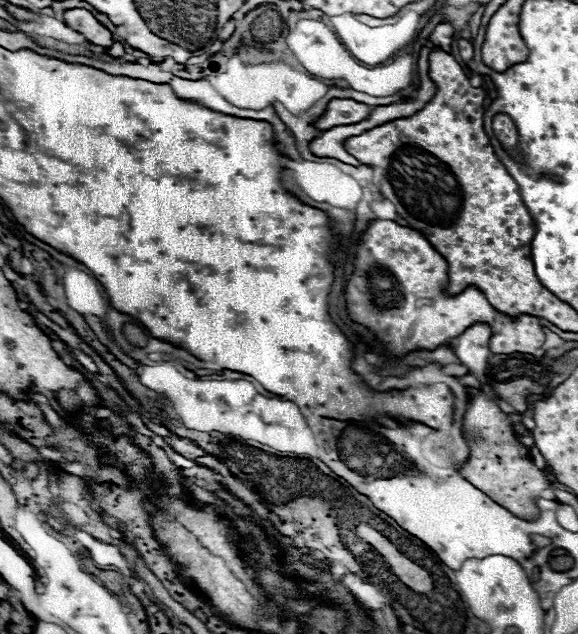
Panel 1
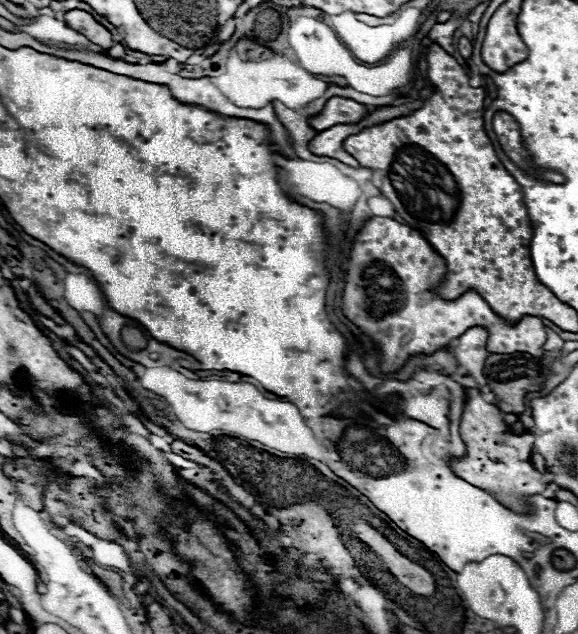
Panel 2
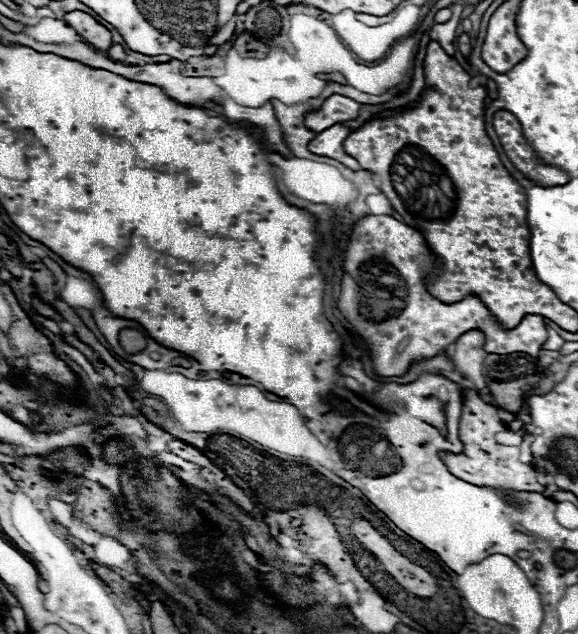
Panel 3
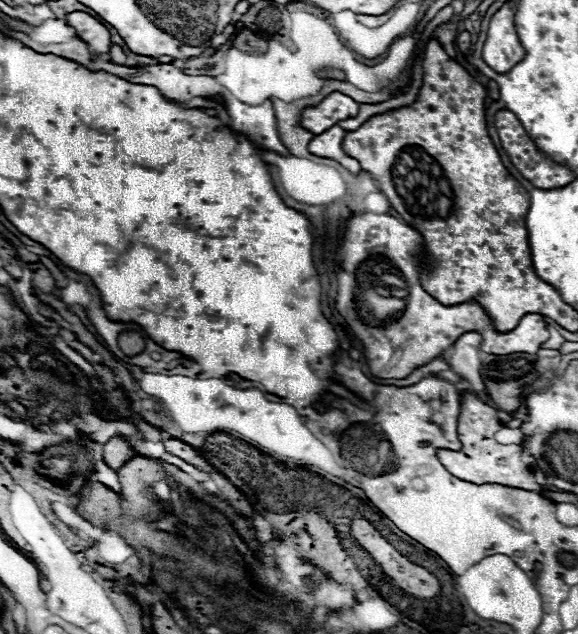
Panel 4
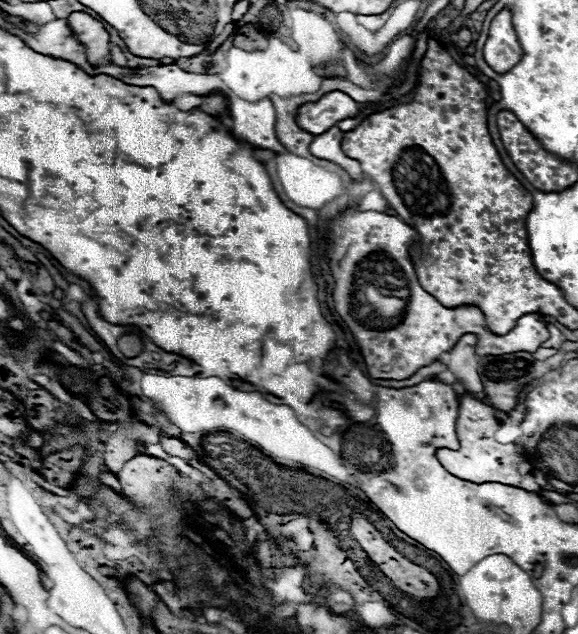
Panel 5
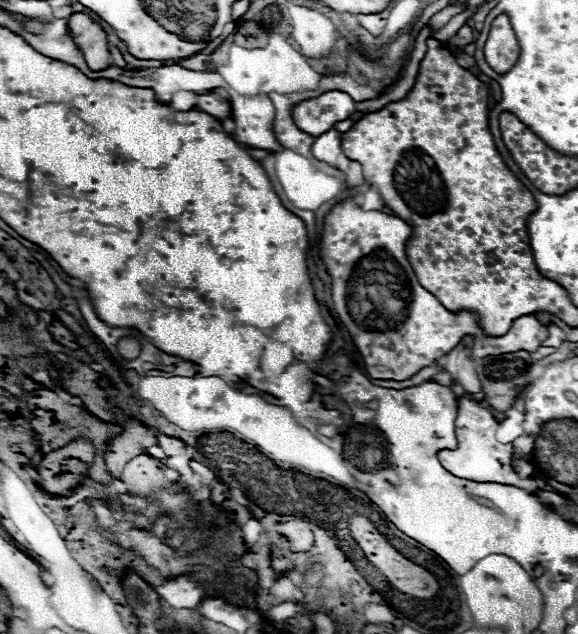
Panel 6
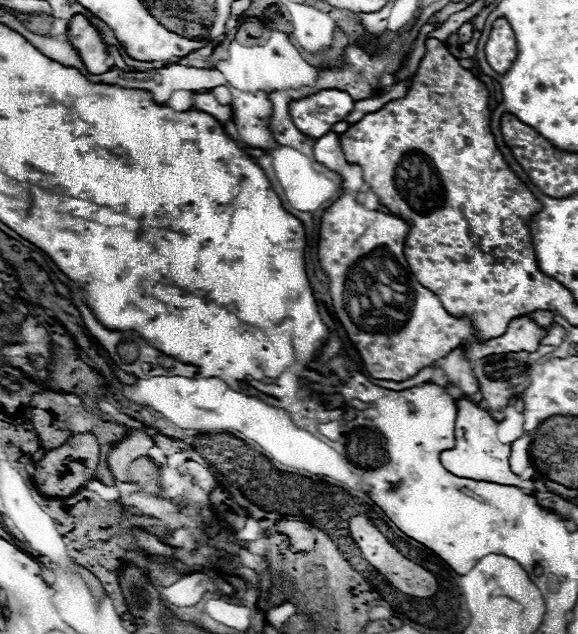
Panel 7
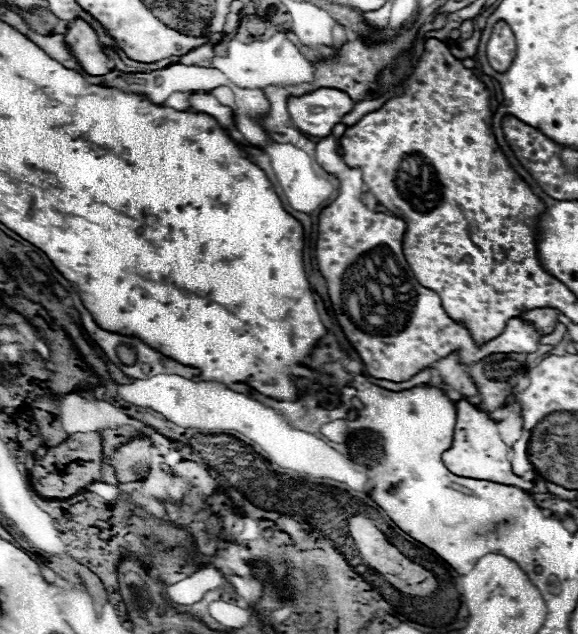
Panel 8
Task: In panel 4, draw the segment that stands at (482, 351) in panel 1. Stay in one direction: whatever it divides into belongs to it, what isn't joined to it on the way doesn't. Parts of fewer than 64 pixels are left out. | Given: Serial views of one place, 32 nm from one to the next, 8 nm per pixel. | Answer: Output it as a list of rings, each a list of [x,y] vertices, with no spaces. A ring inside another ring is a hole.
[[[466,332],[444,354],[444,360],[450,364],[452,372],[456,372],[462,380],[470,382],[472,392],[484,390],[484,382],[480,378],[480,340],[480,334]]]

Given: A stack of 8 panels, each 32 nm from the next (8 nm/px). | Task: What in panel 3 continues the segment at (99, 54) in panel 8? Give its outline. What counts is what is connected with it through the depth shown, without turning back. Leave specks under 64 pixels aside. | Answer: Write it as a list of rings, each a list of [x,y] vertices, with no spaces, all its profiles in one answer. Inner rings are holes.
[[[74,10],[74,12],[68,12],[64,16],[66,24],[72,26],[96,52],[108,52],[108,48],[112,46],[112,36],[110,36],[110,30],[104,28],[100,22],[96,22],[90,14],[86,12],[80,12],[80,10]]]

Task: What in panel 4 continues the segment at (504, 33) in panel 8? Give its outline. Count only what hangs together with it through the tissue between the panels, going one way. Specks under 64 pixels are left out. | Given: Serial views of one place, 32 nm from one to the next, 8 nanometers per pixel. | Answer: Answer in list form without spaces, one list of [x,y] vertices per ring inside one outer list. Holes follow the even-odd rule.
[[[504,4],[494,14],[488,28],[488,38],[482,48],[484,62],[500,74],[504,74],[504,70],[510,70],[516,62],[520,62],[520,58],[524,58],[524,48],[520,46],[512,18],[512,4]]]

